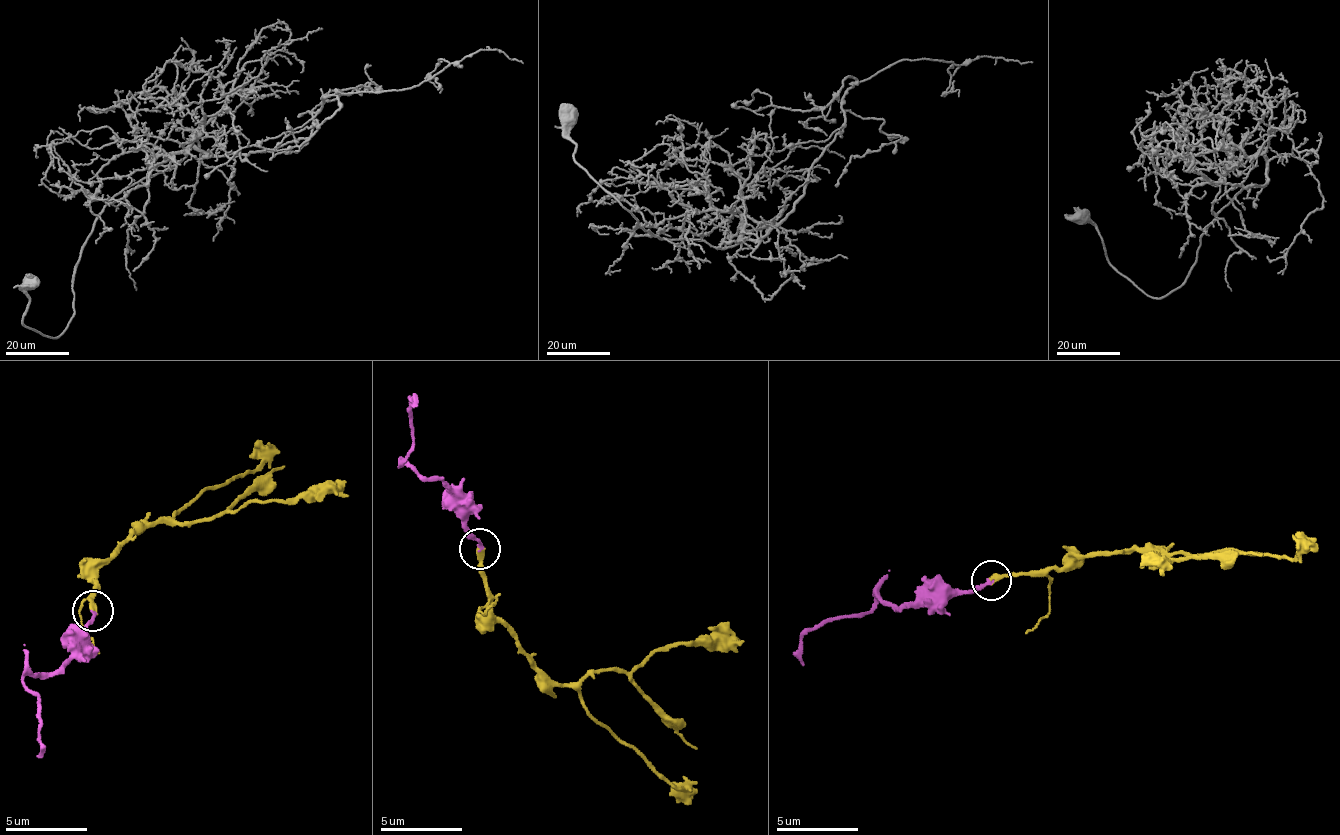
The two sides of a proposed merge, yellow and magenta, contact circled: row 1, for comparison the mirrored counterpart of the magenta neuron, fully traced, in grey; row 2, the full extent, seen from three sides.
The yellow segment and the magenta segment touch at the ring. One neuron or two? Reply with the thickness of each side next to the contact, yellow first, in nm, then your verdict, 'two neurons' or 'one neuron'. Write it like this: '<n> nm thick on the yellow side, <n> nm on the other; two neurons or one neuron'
360 nm thick on the yellow side, 200 nm on the other; one neuron

